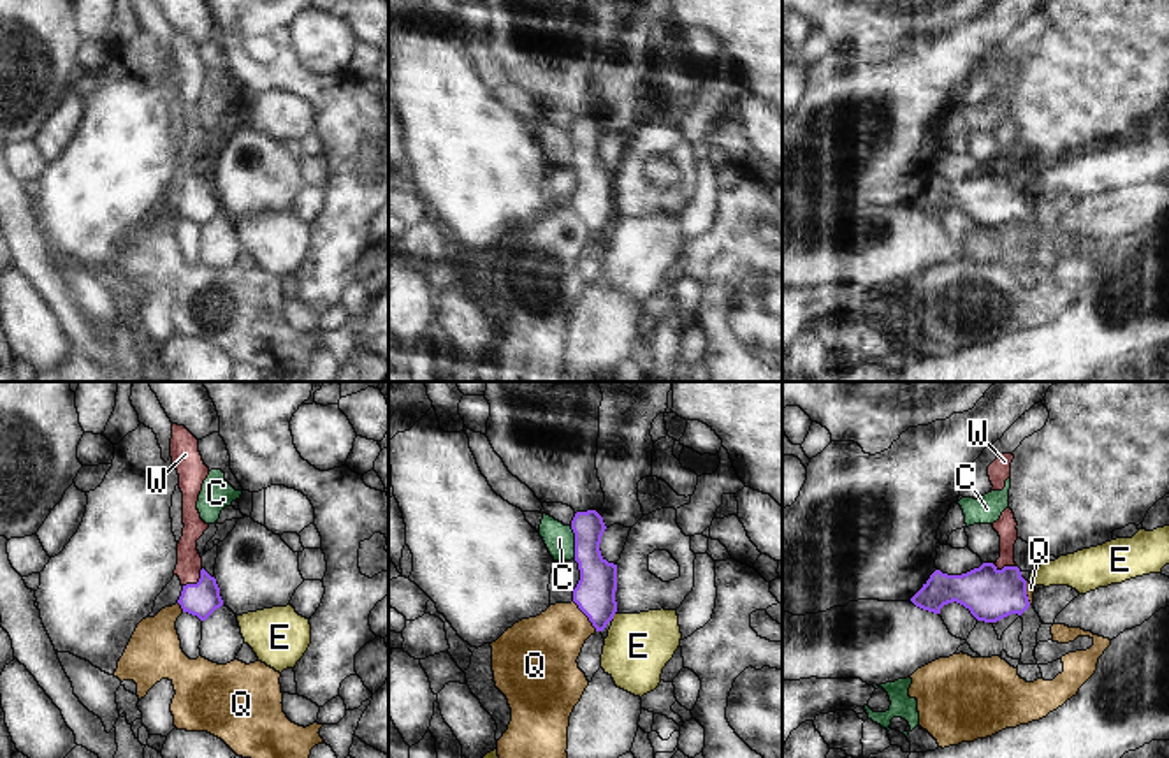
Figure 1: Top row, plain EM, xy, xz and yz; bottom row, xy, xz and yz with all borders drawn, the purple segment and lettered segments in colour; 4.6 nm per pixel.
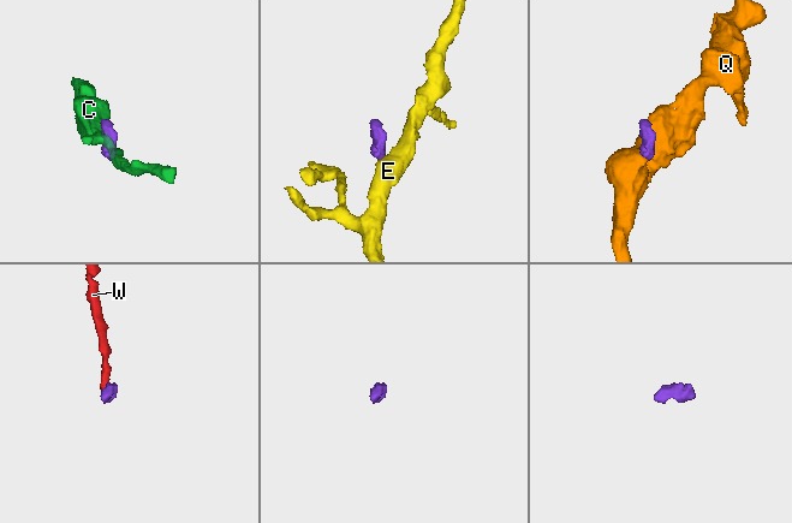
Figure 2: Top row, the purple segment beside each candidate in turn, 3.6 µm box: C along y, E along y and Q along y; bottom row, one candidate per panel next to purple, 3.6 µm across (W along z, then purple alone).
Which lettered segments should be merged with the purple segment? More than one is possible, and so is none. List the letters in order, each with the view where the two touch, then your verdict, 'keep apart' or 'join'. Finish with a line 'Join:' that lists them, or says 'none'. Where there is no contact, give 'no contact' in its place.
C: meets purple in xz; keep apart
E: meets purple in xz; keep apart
Q: meets purple in xz; keep apart
W: meets purple in xy; join
Join: W

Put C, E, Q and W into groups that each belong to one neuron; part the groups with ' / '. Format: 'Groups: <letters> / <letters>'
Groups: C / E / Q / W

